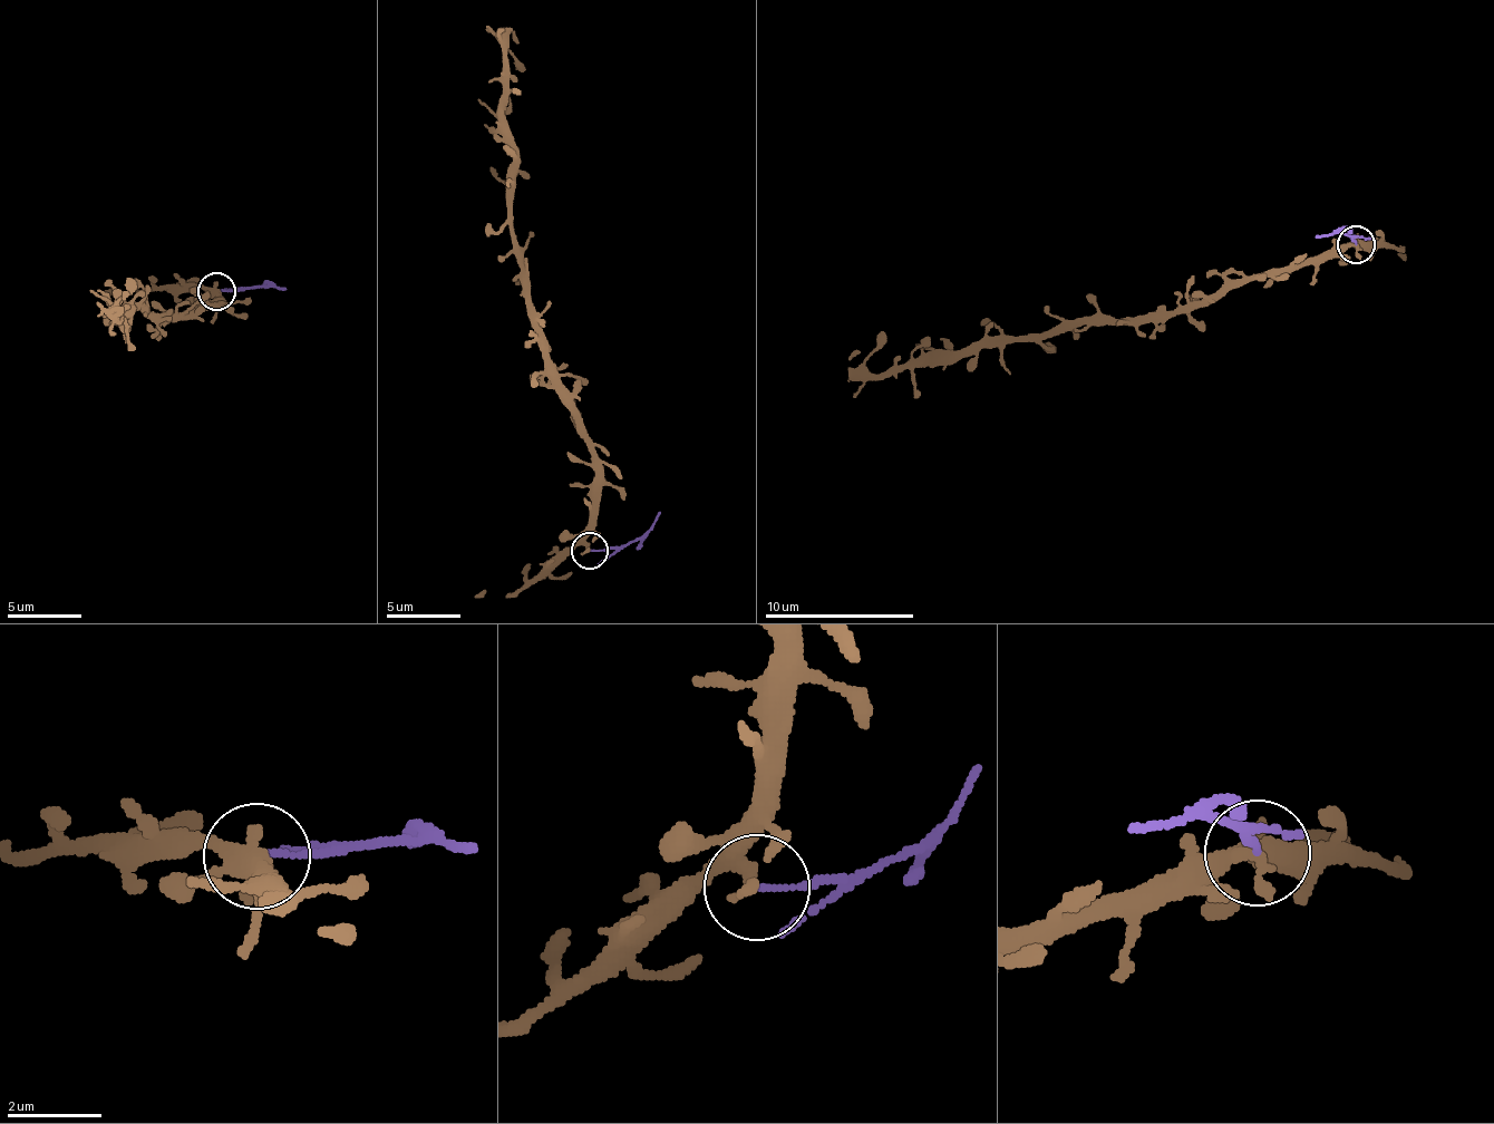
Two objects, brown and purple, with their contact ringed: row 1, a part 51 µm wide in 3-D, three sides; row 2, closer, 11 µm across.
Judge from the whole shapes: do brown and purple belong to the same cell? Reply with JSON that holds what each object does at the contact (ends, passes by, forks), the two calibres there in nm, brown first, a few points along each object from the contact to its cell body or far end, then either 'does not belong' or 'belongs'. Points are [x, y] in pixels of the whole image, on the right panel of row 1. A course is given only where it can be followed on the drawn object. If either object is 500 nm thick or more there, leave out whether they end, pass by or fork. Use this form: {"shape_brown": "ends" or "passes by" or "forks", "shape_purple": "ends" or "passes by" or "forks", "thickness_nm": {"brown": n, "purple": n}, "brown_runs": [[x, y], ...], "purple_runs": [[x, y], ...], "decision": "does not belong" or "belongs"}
{"shape_brown": "passes by", "shape_purple": "ends", "thickness_nm": {"brown": 280, "purple": 110}, "brown_runs": [[1355, 243], [1192, 304], [1085, 318], [1048, 336], [985, 336], [873, 375], [865, 356], [883, 331]], "purple_runs": [[1355, 243], [1354, 238], [1315, 238]], "decision": "does not belong"}

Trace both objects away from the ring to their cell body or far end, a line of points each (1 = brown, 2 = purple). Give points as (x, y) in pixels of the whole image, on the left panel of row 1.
1: (213, 290), (222, 303), (181, 316), (146, 304), (131, 312), (127, 301), (116, 318), (135, 279)
2: (217, 290), (287, 290)

